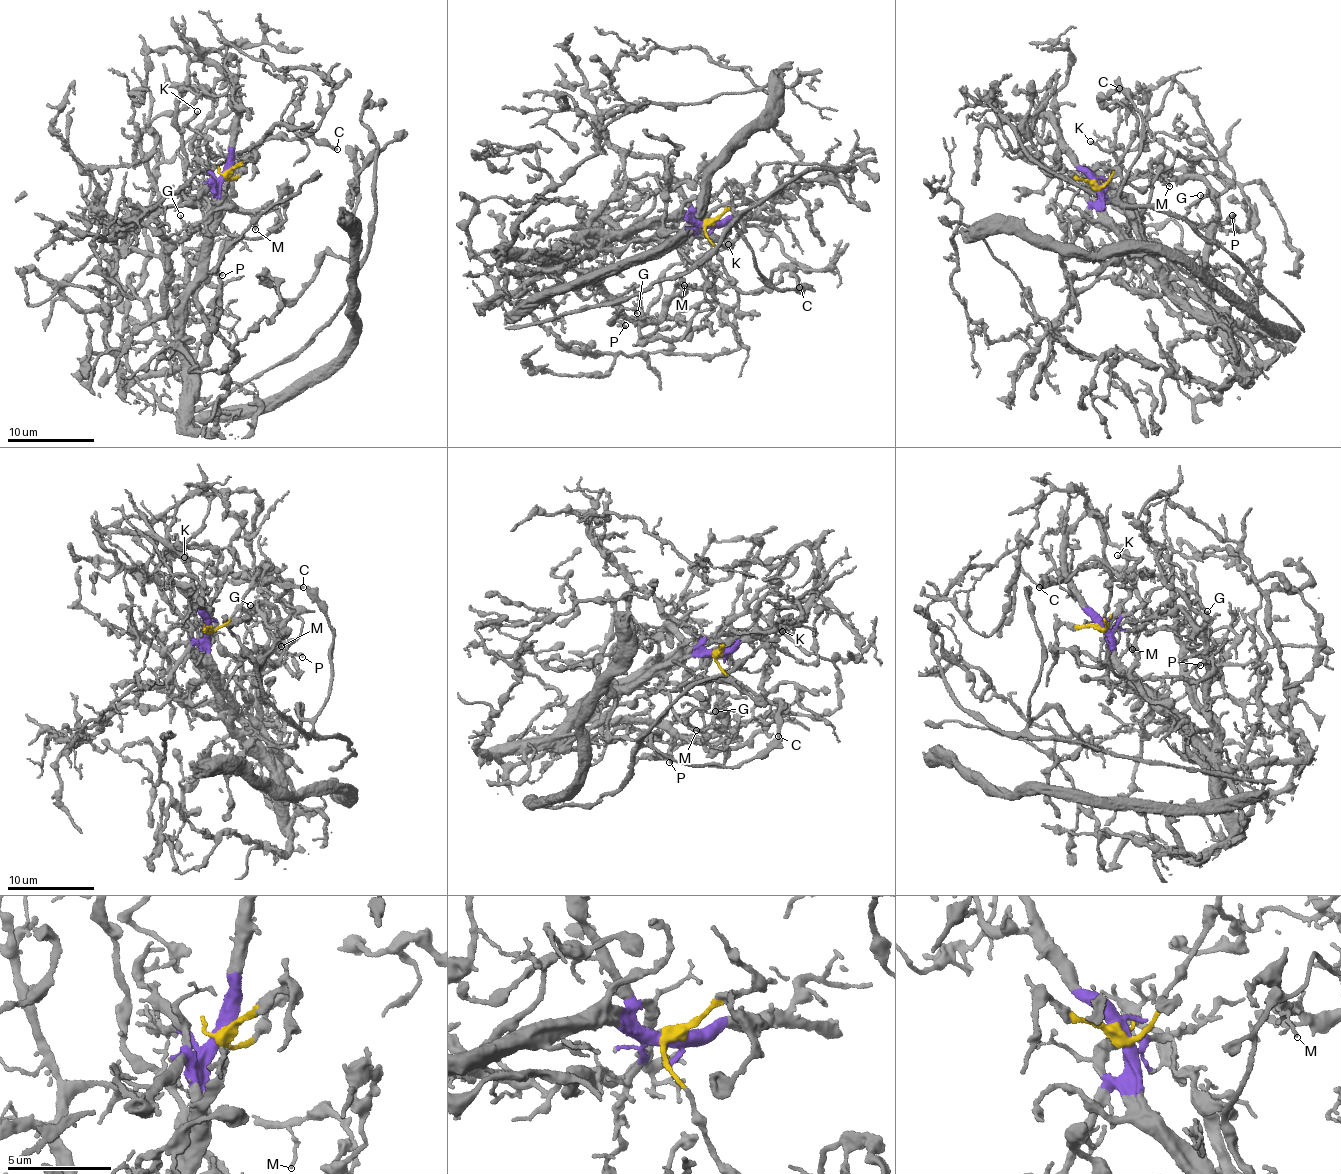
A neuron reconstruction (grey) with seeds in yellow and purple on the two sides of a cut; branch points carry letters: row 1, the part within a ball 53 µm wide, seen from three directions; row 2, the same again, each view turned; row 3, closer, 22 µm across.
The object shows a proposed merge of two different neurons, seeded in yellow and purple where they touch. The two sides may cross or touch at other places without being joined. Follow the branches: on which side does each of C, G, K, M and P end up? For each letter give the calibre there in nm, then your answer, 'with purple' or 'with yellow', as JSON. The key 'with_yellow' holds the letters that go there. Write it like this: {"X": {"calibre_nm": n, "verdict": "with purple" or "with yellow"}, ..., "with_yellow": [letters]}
{"C": {"calibre_nm": 160, "verdict": "with yellow"}, "G": {"calibre_nm": 110, "verdict": "with purple"}, "K": {"calibre_nm": 200, "verdict": "with yellow"}, "M": {"calibre_nm": 130, "verdict": "with purple"}, "P": {"calibre_nm": 180, "verdict": "with purple"}, "with_yellow": ["C", "K"]}

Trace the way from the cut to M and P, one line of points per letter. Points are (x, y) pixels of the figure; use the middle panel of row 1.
M: (708, 224), (677, 211), (599, 231), (561, 255), (635, 321), (648, 324), (674, 295), (695, 285), (685, 284)
P: (708, 224), (677, 211), (614, 233), (599, 231), (562, 251), (563, 261), (602, 290), (617, 320), (626, 325)

